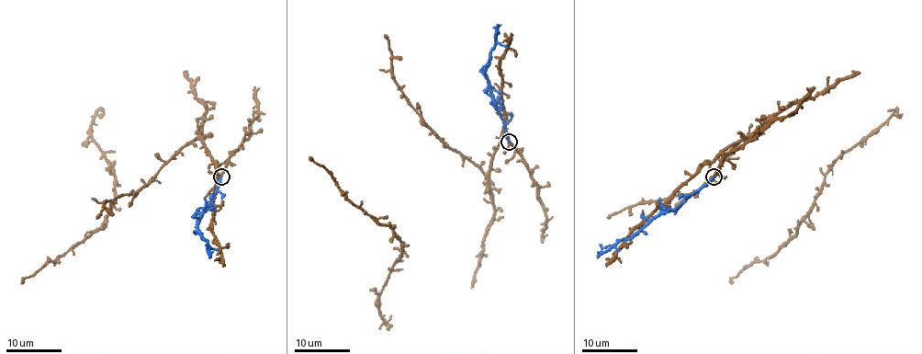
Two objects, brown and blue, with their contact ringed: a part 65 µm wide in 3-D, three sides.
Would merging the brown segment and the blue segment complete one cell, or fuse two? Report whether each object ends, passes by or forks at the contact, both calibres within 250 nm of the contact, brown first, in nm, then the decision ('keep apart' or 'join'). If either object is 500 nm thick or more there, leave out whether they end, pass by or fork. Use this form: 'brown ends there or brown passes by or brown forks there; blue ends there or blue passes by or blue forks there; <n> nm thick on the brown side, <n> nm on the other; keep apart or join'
brown passes by; blue ends there; 240 nm thick on the brown side, 300 nm on the other; join

